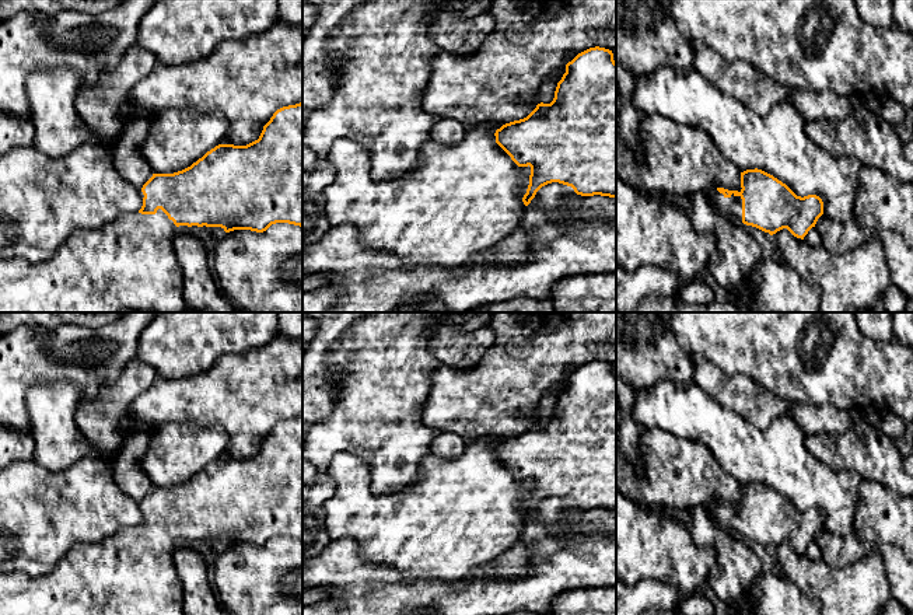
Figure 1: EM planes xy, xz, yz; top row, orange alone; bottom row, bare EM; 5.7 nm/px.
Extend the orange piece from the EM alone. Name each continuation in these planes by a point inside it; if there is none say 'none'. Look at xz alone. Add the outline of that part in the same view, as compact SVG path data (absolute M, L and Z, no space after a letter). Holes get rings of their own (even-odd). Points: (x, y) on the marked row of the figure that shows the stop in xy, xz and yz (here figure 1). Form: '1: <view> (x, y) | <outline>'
none

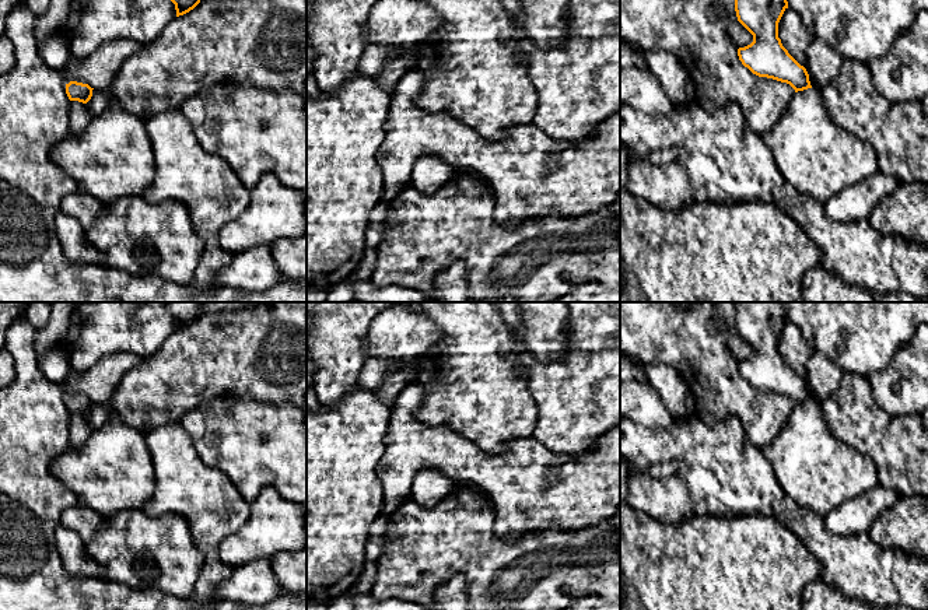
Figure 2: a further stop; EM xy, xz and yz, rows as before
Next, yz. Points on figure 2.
none

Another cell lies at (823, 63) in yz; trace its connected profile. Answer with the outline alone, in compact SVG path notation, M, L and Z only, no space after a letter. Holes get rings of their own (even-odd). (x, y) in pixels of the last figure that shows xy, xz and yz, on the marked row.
M813 38L806 53L805 67L812 88L822 90L833 81L840 71L841 62L841 56L834 49L829 48L823 41Z

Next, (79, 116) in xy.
M71 101L69 106L69 127L71 134L78 134L92 120L87 105L78 101Z

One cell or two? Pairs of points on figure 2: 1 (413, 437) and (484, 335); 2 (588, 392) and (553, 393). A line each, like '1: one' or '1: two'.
1: two
2: one

